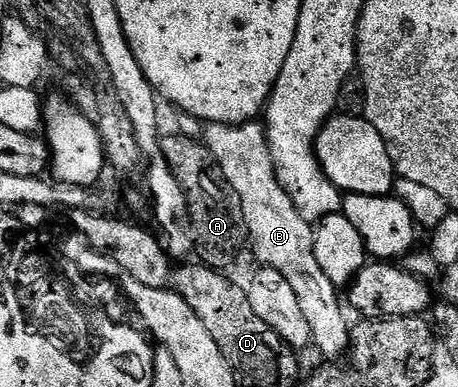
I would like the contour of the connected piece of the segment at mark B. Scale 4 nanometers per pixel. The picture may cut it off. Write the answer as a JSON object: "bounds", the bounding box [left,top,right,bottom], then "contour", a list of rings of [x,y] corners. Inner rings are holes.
{"bounds":[204,123,351,363],"contour":[[[246,123],[206,124],[204,129],[205,148],[243,203],[243,219],[249,232],[248,244],[251,249],[253,245],[254,255],[261,260],[260,264],[264,268],[279,271],[279,275],[283,275],[283,279],[287,279],[289,286],[295,290],[295,299],[299,299],[299,307],[307,318],[307,327],[311,327],[312,344],[315,349],[317,345],[318,351],[325,356],[324,360],[333,363],[344,358],[349,352],[351,321],[345,318],[345,313],[341,310],[341,301],[337,298],[338,286],[327,279],[323,267],[319,267],[319,259],[315,259],[314,226],[303,219],[299,211],[295,211],[291,195],[283,191],[275,175],[264,128],[257,123]]]}

